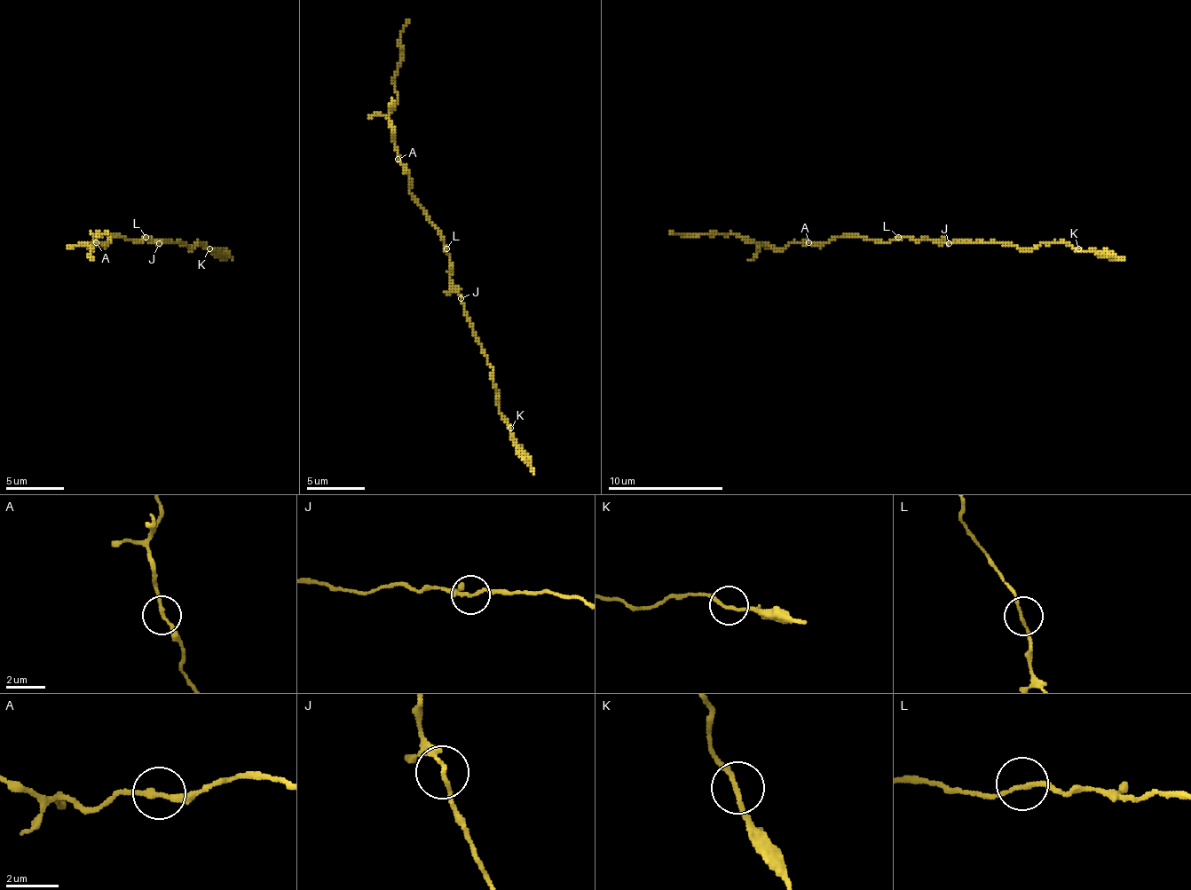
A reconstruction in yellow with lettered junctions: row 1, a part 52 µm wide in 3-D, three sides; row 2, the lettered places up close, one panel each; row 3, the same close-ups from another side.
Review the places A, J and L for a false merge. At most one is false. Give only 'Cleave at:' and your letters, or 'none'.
Cleave at: none

